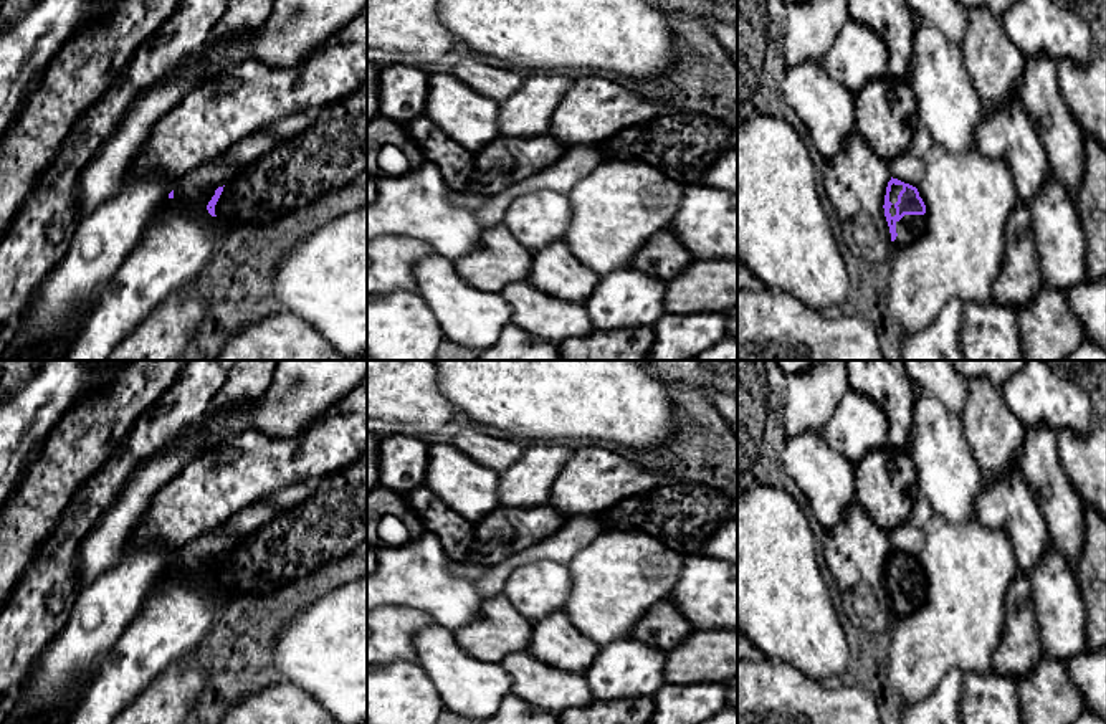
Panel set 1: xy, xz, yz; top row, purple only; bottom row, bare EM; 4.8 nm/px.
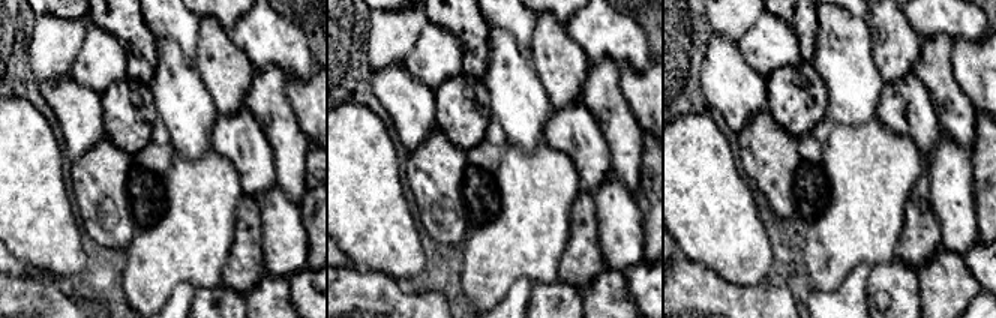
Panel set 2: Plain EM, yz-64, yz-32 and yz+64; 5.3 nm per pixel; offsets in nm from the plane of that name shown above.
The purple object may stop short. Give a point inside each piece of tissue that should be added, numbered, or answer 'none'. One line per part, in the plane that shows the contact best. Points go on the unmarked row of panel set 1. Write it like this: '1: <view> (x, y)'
1: yz (895, 559)

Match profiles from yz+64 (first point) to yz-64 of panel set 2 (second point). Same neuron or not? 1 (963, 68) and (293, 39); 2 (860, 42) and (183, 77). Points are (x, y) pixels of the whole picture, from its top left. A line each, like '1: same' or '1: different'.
1: different
2: same

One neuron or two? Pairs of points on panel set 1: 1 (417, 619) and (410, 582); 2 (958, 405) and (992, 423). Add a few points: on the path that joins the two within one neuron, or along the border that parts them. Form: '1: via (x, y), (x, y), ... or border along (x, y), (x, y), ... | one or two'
1: border along (410, 607), (424, 610), (433, 623) | two
2: border along (967, 379), (967, 399), (961, 414) | two

